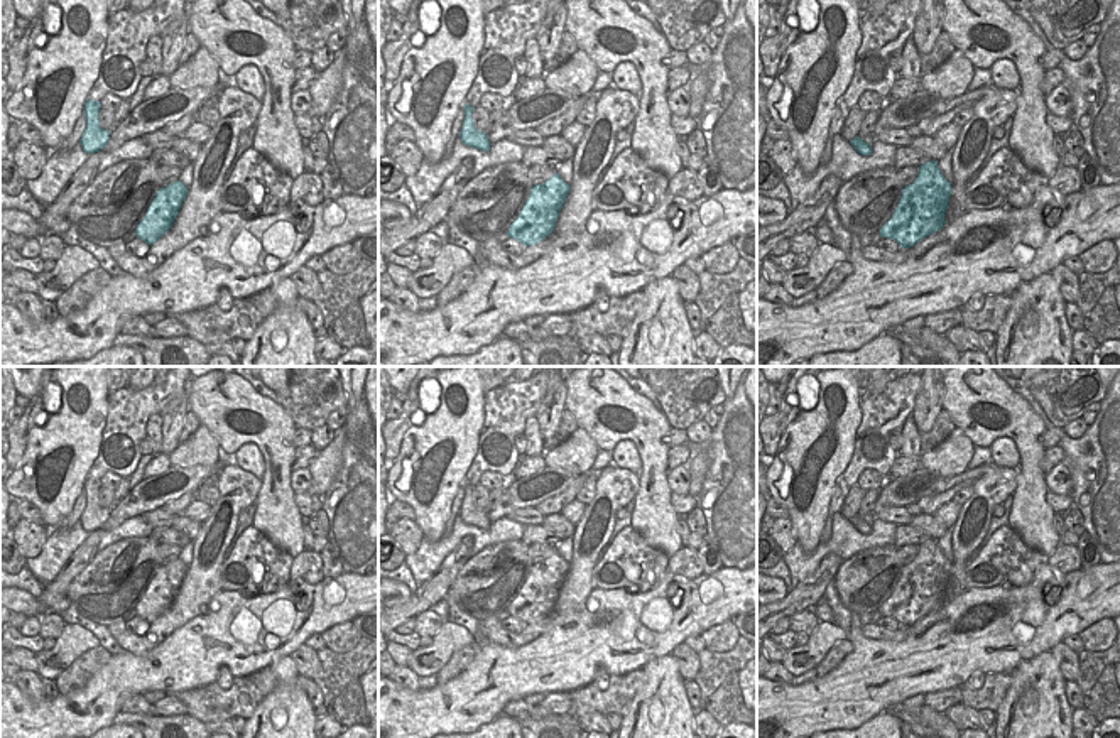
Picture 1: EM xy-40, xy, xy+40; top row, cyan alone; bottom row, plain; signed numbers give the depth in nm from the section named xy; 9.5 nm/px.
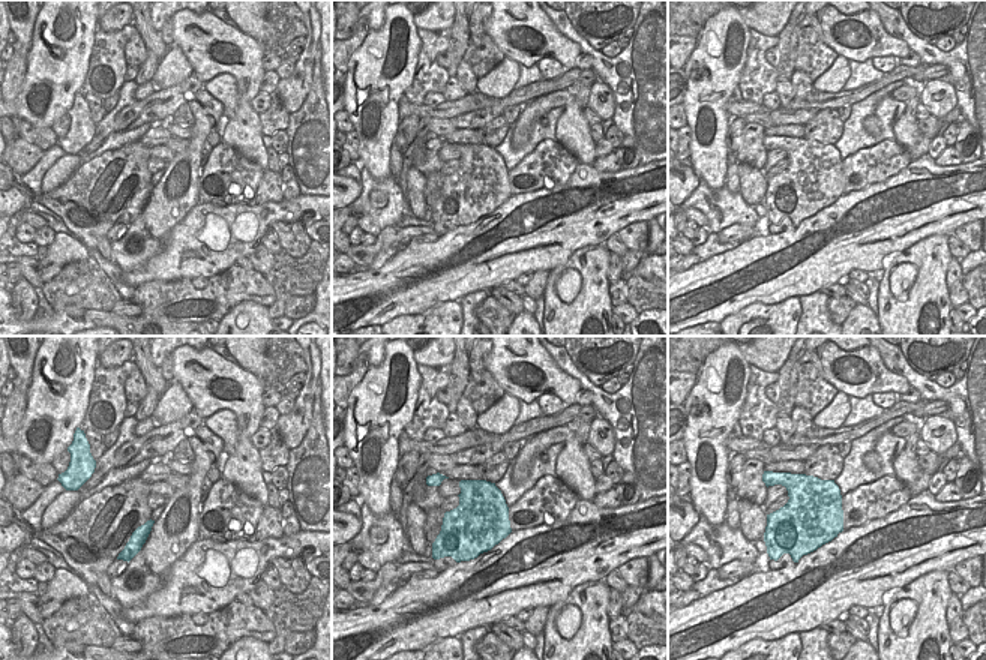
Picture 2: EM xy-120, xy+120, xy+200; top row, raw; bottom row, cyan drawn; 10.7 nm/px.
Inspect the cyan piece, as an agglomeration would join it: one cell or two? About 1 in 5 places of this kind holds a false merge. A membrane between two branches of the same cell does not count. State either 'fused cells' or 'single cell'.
single cell

